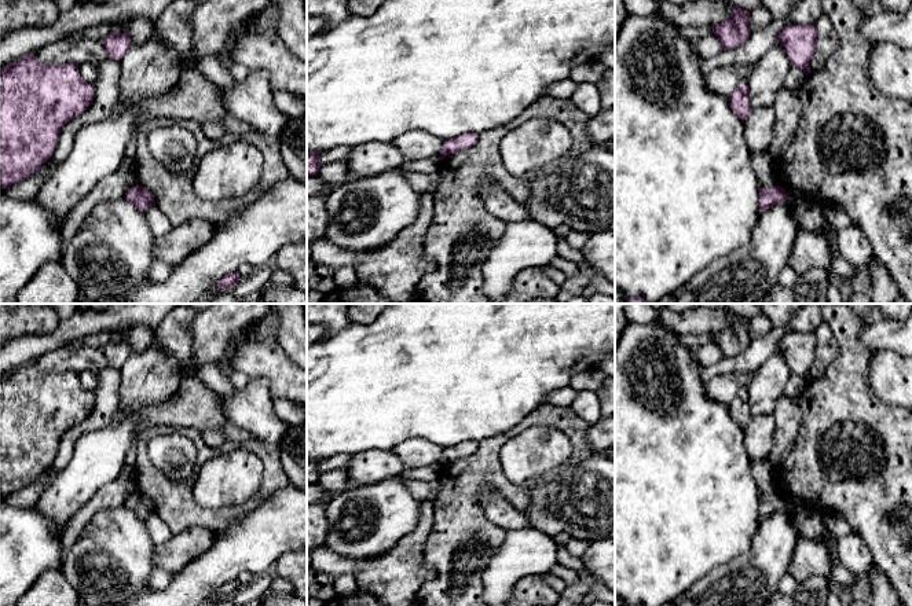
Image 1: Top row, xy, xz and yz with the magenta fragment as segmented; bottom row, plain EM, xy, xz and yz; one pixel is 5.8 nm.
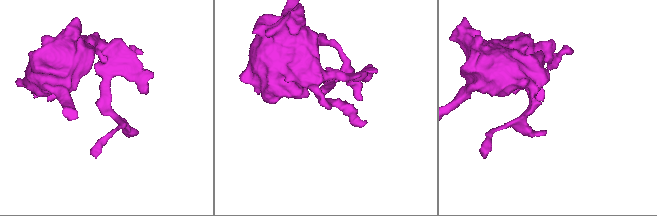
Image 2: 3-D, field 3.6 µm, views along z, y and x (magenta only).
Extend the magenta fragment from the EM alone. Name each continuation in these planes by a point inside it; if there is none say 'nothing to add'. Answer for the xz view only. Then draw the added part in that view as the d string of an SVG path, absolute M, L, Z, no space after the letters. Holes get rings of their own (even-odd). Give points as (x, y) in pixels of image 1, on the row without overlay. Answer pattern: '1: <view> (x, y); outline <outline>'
nothing to add

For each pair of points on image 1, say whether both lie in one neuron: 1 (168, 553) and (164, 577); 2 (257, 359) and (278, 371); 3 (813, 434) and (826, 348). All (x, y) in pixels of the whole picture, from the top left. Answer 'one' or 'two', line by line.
1: two
2: one
3: two

